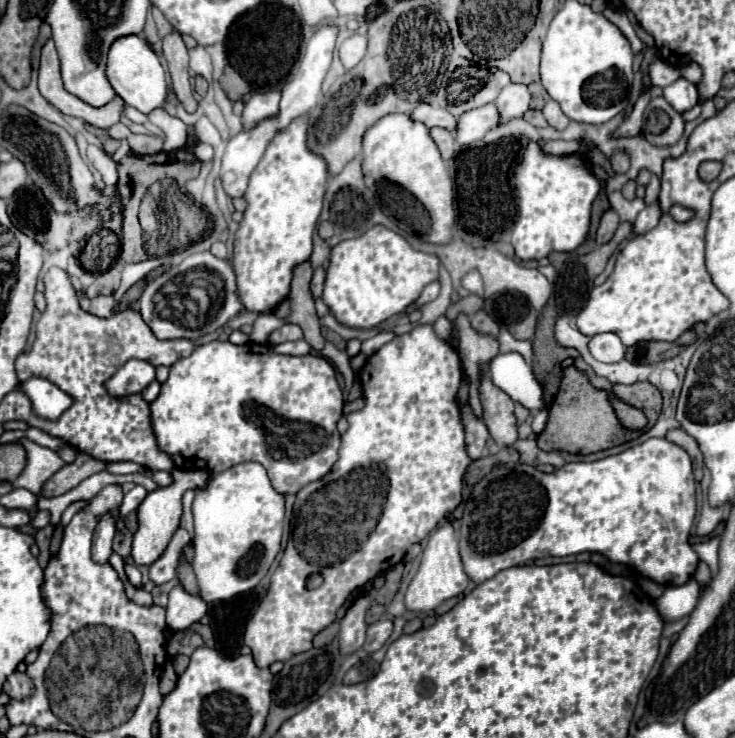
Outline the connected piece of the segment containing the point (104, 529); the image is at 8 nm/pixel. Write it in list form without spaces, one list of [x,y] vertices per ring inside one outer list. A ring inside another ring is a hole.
[[[106,513],[100,517],[96,533],[94,533],[94,541],[92,541],[92,559],[98,563],[106,563],[110,553],[112,553],[112,539],[114,539],[114,529],[116,527],[116,519],[112,513]]]

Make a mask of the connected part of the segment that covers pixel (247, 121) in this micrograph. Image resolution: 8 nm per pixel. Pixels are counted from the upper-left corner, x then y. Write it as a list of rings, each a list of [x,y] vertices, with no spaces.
[[[268,91],[268,93],[254,93],[244,107],[244,125],[252,127],[254,123],[258,123],[260,119],[274,115],[278,111],[278,99],[280,93],[278,91]]]

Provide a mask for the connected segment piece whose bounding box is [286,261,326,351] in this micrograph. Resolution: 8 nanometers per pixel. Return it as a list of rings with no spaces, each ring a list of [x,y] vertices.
[[[302,261],[302,265],[294,267],[294,277],[290,285],[290,307],[292,315],[286,319],[290,323],[296,323],[304,331],[304,339],[314,347],[316,351],[322,351],[326,345],[326,339],[320,333],[320,319],[314,309],[314,299],[310,295],[310,279],[312,279],[312,267],[310,261]]]

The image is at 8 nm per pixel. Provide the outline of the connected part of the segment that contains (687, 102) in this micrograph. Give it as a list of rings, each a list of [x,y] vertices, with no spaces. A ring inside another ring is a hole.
[[[680,77],[664,89],[664,97],[678,113],[684,113],[698,103],[698,89],[696,85]]]

